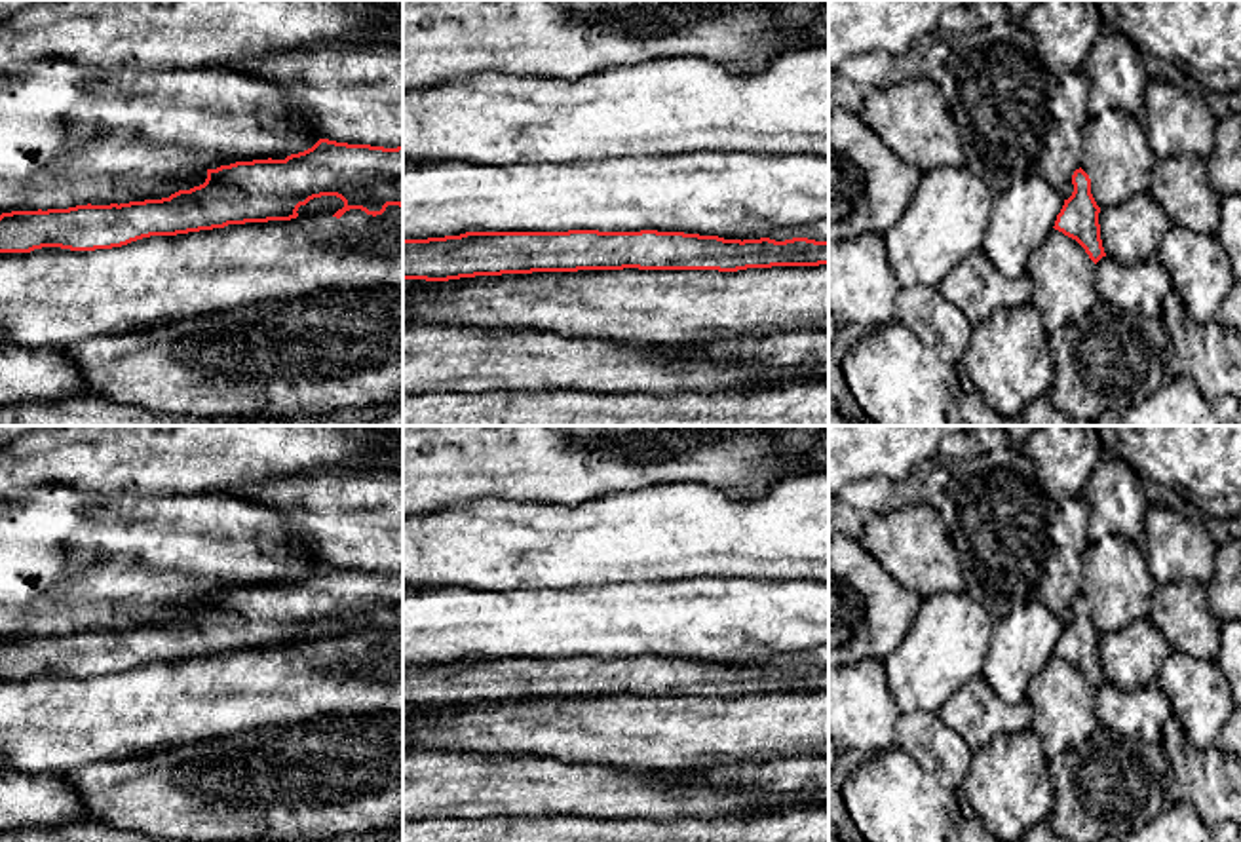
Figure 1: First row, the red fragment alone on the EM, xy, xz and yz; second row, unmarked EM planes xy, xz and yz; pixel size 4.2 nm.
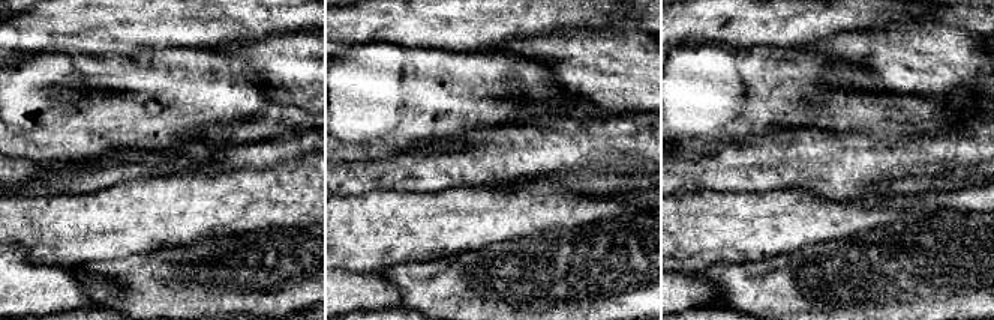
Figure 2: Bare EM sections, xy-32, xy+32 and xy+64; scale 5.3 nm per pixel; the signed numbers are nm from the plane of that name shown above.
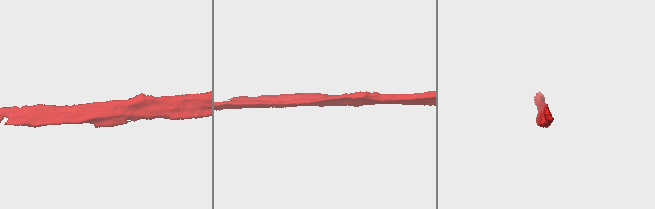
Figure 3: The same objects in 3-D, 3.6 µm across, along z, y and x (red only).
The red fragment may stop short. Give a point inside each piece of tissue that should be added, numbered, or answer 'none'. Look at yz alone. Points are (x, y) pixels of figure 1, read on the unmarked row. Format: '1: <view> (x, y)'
none

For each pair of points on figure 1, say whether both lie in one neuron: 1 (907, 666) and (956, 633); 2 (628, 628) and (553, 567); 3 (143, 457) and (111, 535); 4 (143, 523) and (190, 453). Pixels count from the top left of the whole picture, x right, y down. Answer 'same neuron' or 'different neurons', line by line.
1: same neuron
2: different neurons
3: different neurons
4: different neurons

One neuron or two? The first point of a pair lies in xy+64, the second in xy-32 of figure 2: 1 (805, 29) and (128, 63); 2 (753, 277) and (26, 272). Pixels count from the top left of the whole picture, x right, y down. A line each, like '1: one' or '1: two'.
1: two
2: two

